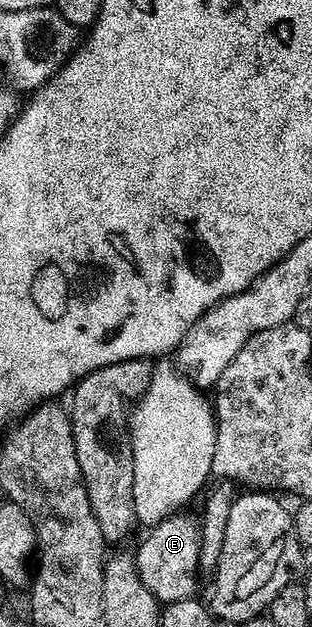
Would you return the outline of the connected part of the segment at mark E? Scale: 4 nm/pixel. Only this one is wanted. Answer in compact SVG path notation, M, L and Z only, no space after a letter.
M187 512L170 514L164 520L145 531L146 539L139 544L134 554L136 568L140 572L140 580L144 580L144 588L152 592L159 603L182 602L186 598L197 595L200 573L201 532L199 519Z

